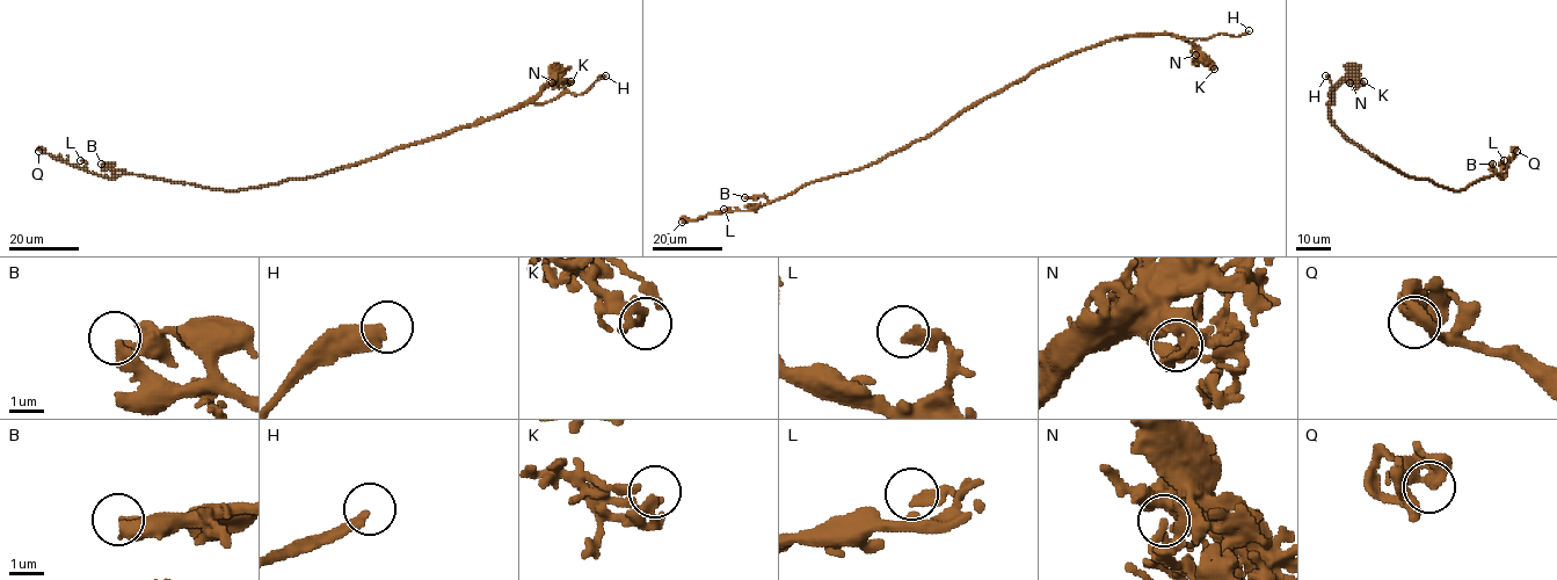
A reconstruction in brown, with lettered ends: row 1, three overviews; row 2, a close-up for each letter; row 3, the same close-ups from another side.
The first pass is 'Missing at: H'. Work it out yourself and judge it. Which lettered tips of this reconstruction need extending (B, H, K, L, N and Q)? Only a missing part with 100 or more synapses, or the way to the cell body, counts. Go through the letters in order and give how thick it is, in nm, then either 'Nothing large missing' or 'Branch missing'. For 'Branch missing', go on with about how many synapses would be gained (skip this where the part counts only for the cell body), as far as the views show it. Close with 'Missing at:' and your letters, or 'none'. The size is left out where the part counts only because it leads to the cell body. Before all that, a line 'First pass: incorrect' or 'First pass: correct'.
First pass: correct
B: Thickness 280 nm. Nothing large missing
H: Thickness 340 nm. Branch missing
K: Thickness 190 nm. Nothing large missing
L: Thickness 260 nm. Nothing large missing
N: Thickness 200 nm. Nothing large missing
Q: Thickness 360 nm. Nothing large missing
Missing at: H

